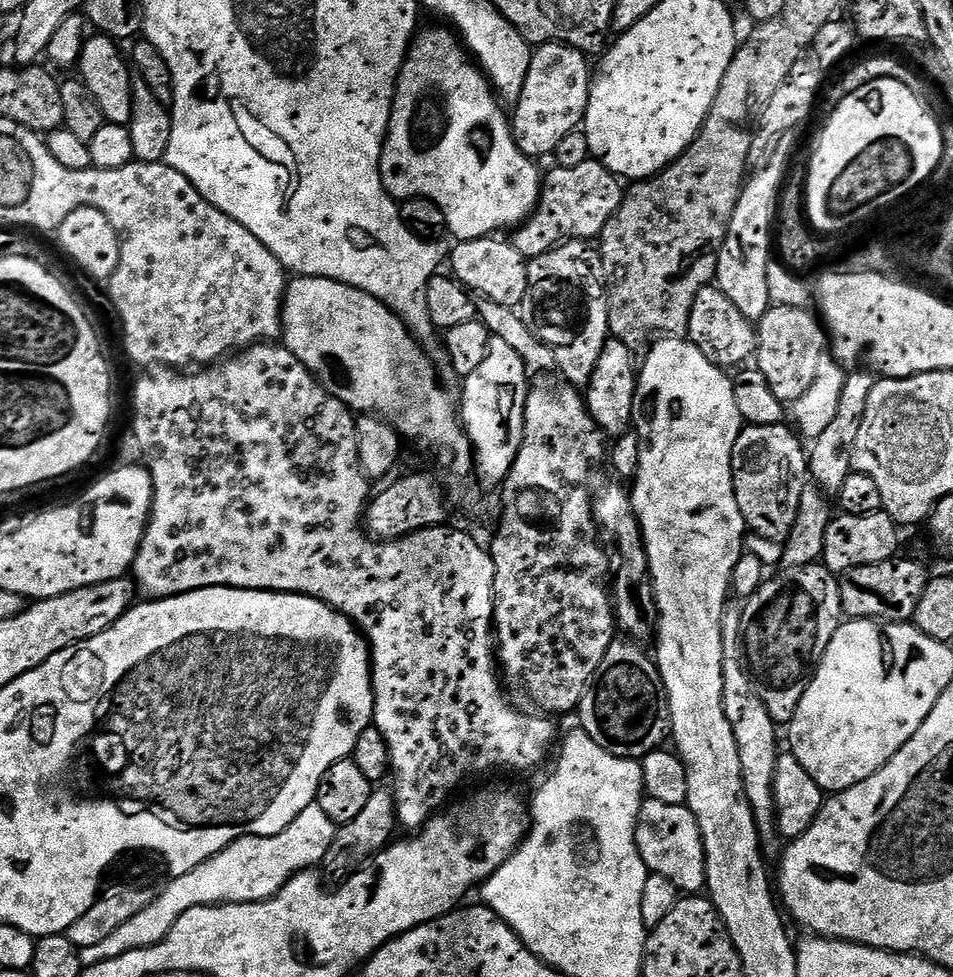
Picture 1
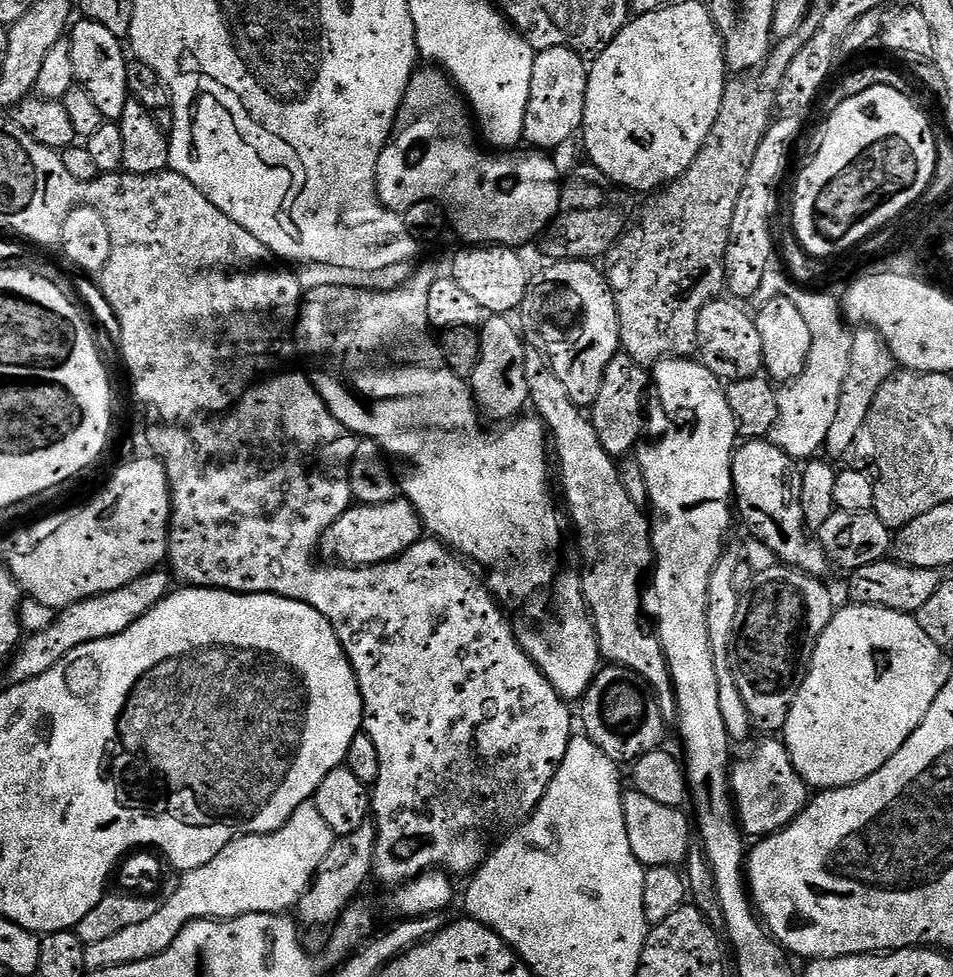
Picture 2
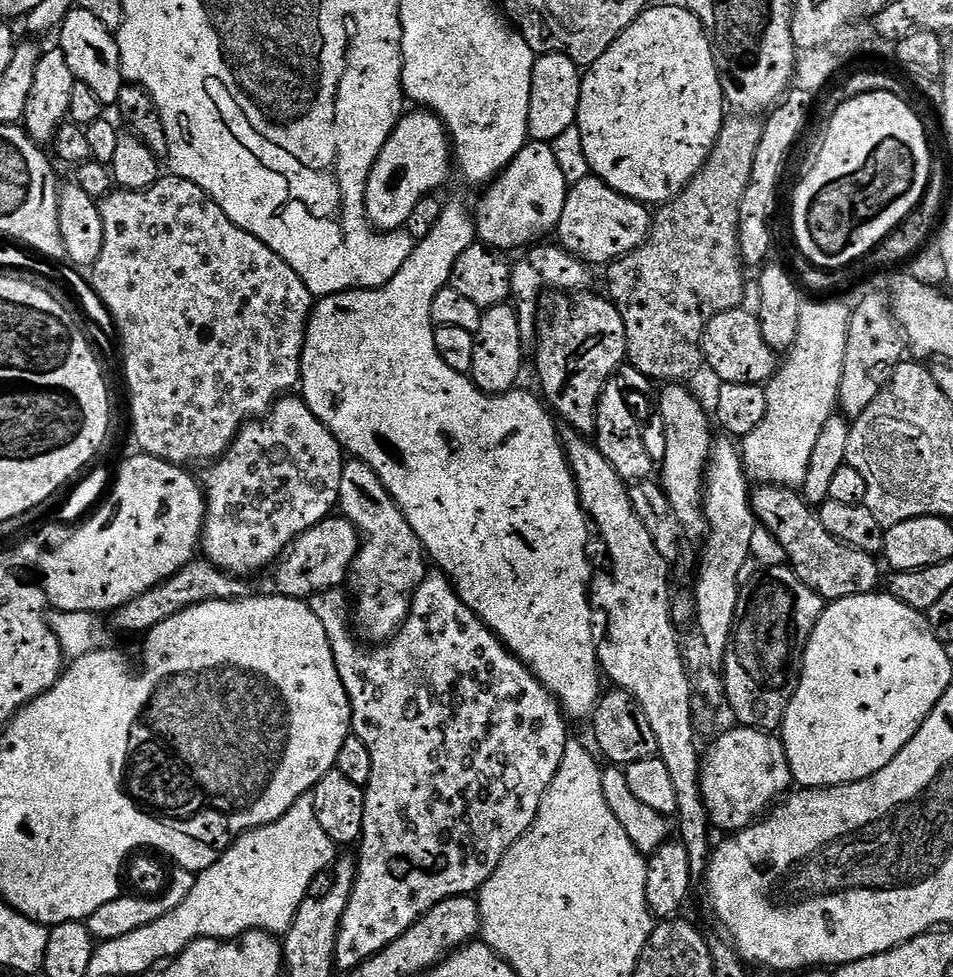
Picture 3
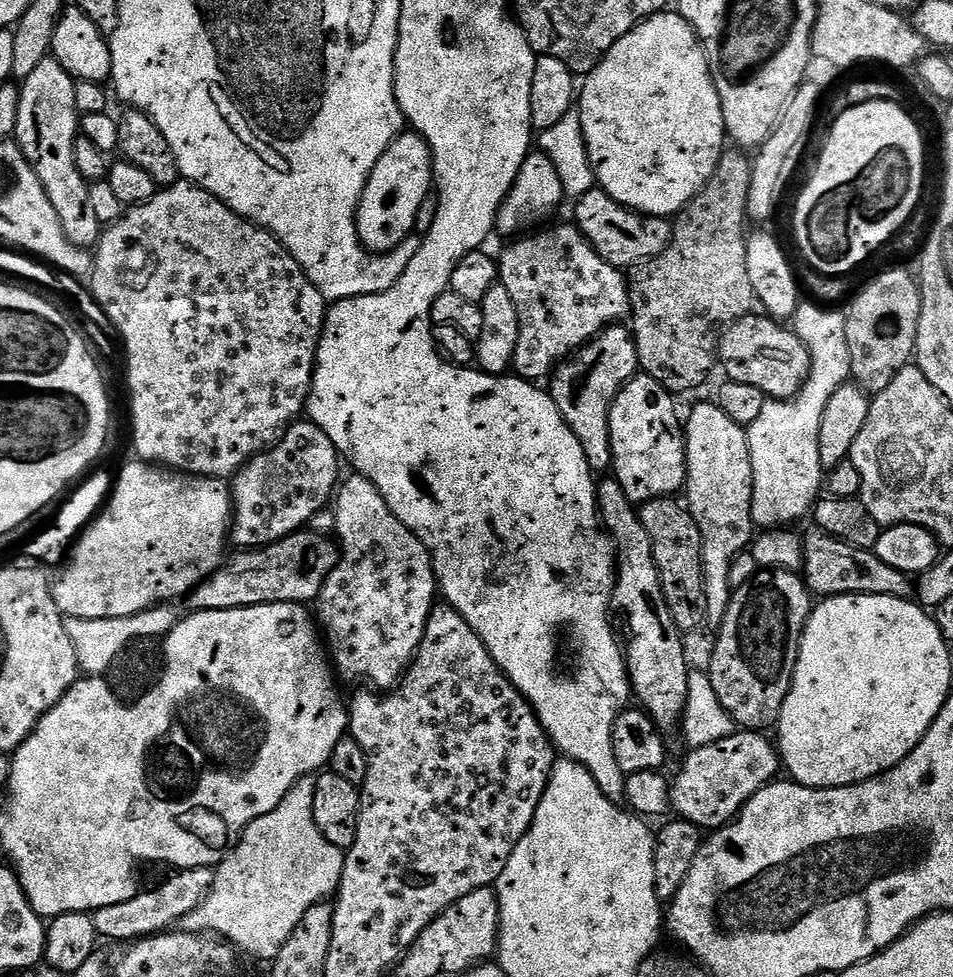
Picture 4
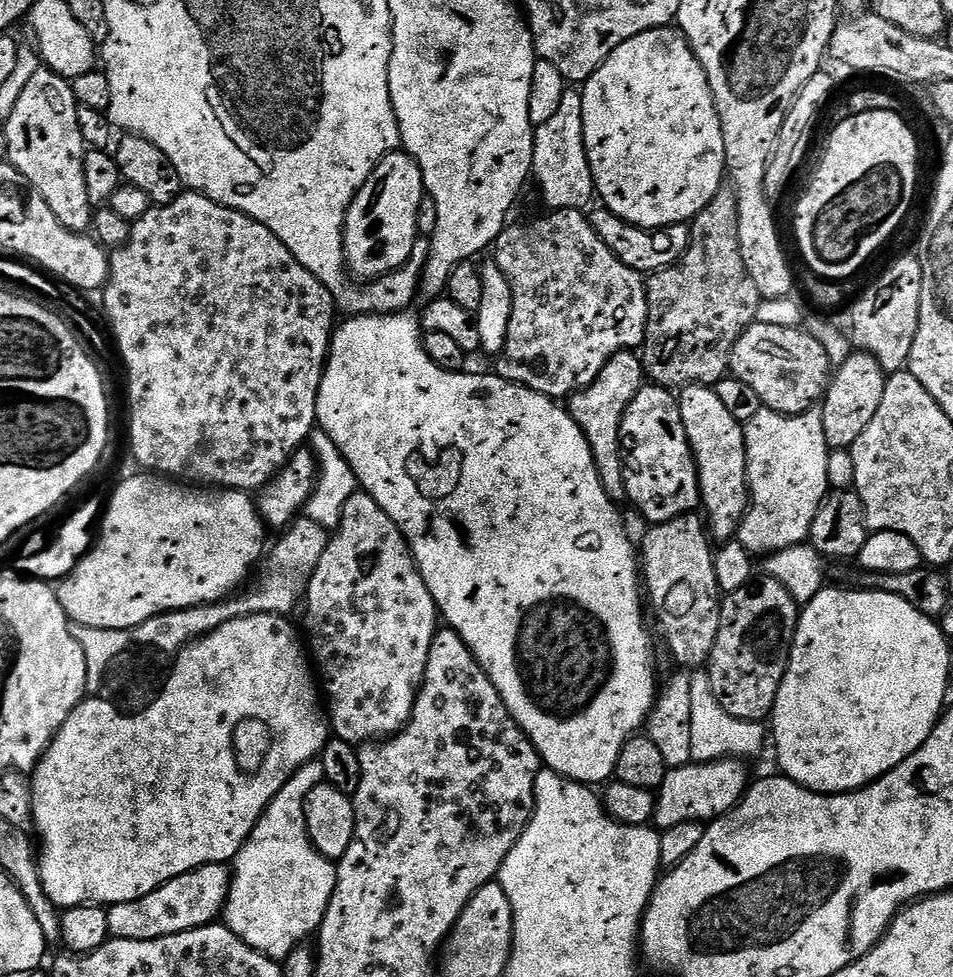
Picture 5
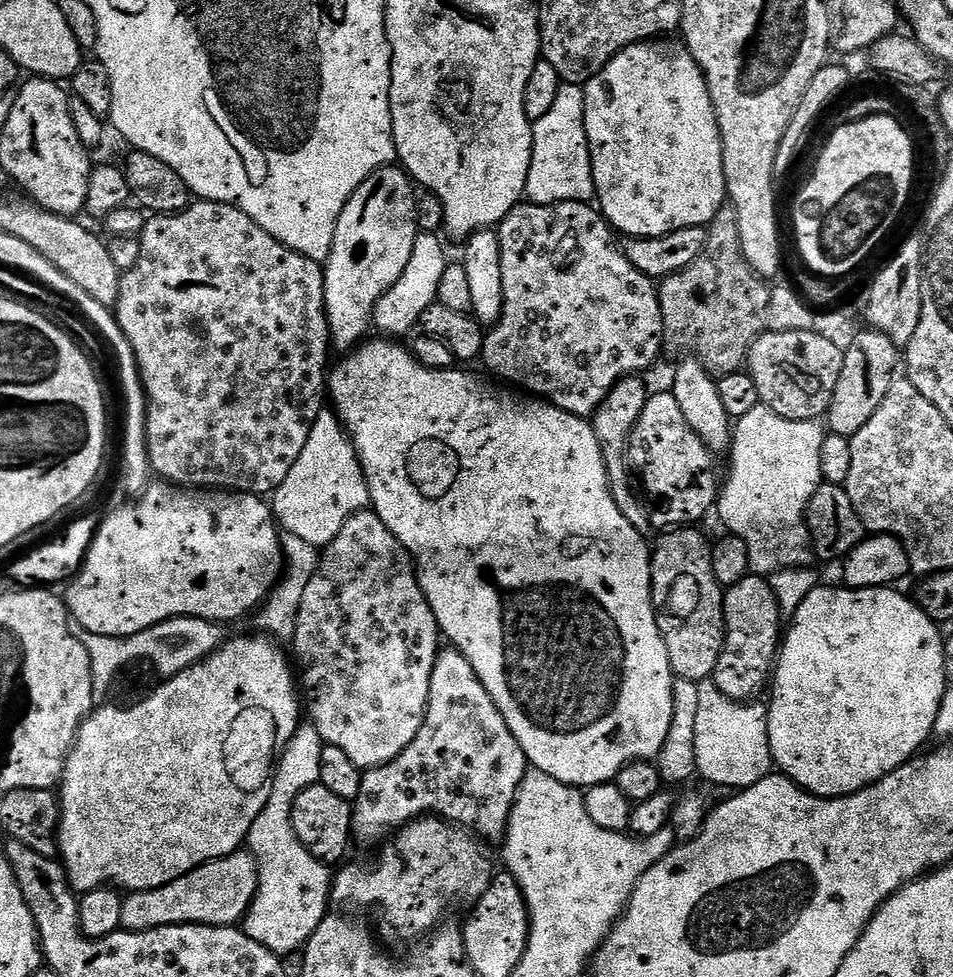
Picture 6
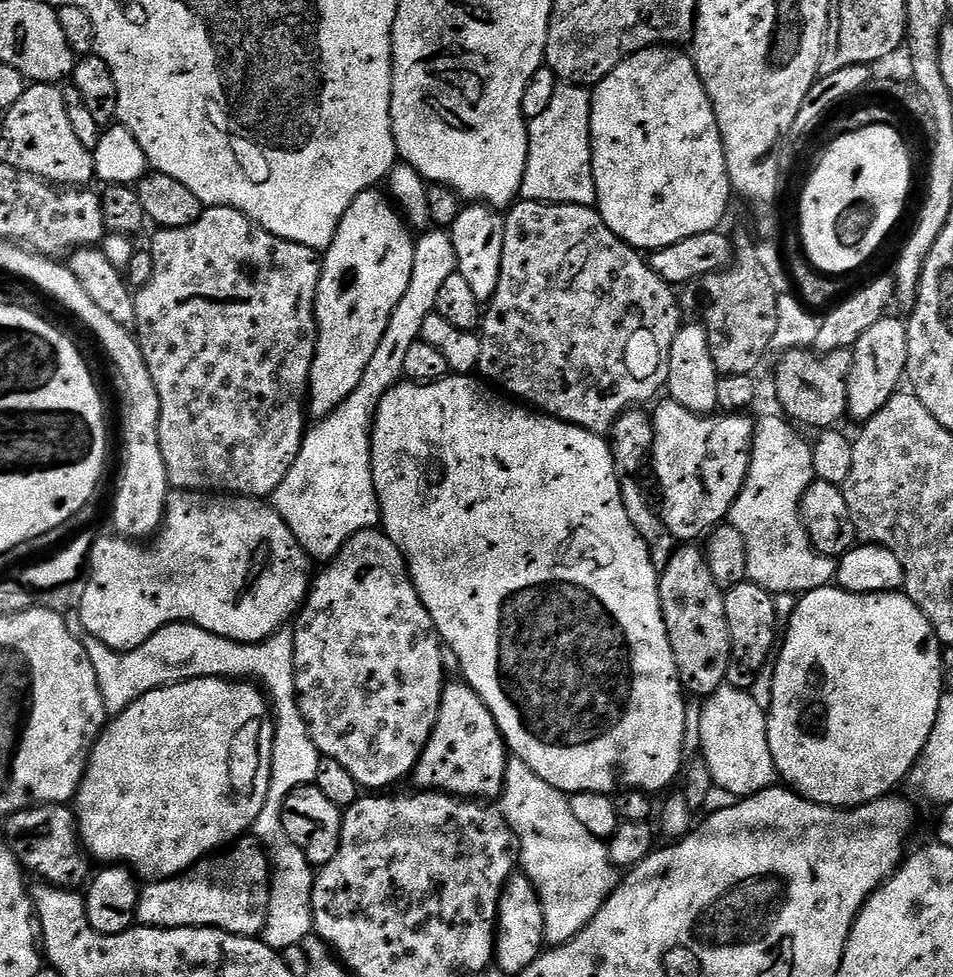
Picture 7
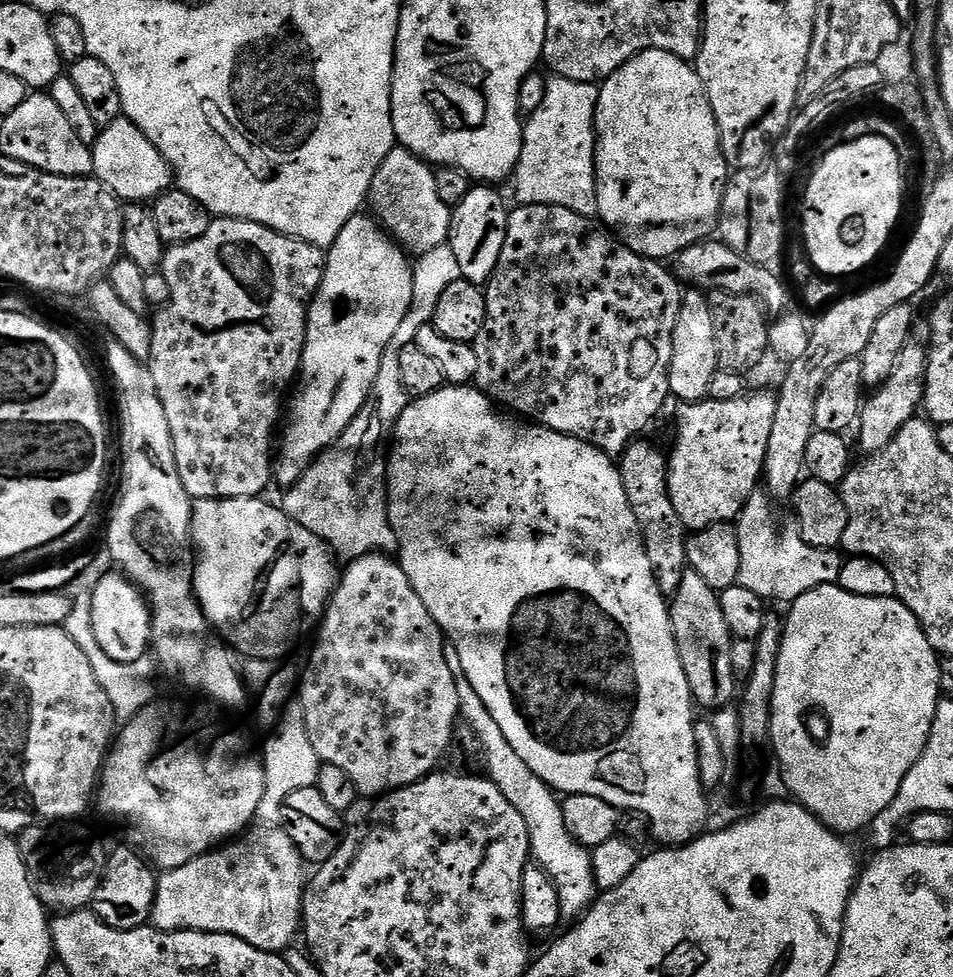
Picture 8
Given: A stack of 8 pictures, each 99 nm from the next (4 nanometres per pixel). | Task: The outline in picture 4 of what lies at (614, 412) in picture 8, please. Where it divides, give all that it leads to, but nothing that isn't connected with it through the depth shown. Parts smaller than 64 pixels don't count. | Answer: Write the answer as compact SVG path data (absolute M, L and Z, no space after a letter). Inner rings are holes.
M560 224L557 228L545 227L540 230L545 232L525 235L509 243L512 245L498 256L499 283L510 290L514 310L518 310L518 342L514 346L511 371L521 380L547 381L559 365L589 344L599 332L619 325L623 321L620 319L623 316L625 319L632 311L625 273L603 260L579 228L568 224Z

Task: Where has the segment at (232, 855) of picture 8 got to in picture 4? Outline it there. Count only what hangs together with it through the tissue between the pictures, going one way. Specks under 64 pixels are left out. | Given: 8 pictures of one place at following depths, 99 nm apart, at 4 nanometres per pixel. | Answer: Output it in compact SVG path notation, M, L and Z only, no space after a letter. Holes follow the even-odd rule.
M185 868L172 875L176 876L170 877L165 884L160 884L149 892L137 891L136 896L126 902L114 902L114 906L102 906L97 912L91 913L97 937L135 942L167 933L173 926L179 925L186 914L193 912L212 891L212 868Z

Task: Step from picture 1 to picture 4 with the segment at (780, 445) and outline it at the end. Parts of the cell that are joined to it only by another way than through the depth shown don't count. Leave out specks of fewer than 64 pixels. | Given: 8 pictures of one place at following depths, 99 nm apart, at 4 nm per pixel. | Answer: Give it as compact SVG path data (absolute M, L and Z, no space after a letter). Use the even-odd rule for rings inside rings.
M812 530L809 536L803 537L802 579L816 598L889 596L912 600L914 596L914 580L911 575L902 570L894 570L882 562L871 548L855 548L819 530Z

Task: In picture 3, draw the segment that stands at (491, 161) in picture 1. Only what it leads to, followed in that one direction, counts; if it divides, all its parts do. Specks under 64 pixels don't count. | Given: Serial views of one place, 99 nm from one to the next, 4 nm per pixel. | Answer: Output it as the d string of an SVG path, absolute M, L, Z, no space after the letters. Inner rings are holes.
M412 110L401 115L396 122L396 128L390 134L386 146L382 146L382 154L374 162L370 170L370 178L366 182L366 210L368 221L373 229L382 232L394 232L403 229L407 225L410 213L414 206L422 202L424 196L433 195L448 180L448 171L453 171L454 157L452 146L448 139L448 132L444 128L444 121L439 120L433 112L427 110ZM532 140L483 189L484 197L474 207L477 237L493 250L524 250L543 241L544 232L555 233L562 218L562 206L566 206L569 187L566 178L562 178L562 169L554 158L551 143Z

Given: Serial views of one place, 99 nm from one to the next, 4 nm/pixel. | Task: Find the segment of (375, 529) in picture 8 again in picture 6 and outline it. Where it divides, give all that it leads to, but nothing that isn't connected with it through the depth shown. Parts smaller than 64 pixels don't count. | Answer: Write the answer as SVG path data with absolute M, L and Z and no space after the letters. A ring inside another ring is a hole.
M432 238L429 244L421 243L412 255L412 261L406 266L402 278L389 292L387 292L378 303L374 313L374 328L381 337L400 338L411 328L415 329L419 325L424 311L432 304L436 303L438 294L438 282L442 282L442 274L448 269L450 257L444 249L444 244L440 238ZM322 410L312 423L310 438L306 438L306 447L298 454L298 462L290 466L286 482L271 493L273 517L287 535L303 538L310 546L323 550L338 538L338 530L346 526L349 518L365 511L369 504L368 483L356 447L335 411Z

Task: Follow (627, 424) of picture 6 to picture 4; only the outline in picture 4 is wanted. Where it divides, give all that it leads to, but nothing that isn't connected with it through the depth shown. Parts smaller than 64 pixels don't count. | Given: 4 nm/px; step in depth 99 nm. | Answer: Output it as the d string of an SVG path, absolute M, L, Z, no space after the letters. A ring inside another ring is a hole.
M613 326L599 332L589 344L585 344L579 352L559 365L550 377L552 401L558 406L566 426L570 426L574 438L578 438L578 442L582 446L582 454L586 454L586 462L591 466L593 473L604 474L611 469L610 410L612 409L612 403L617 394L626 386L626 382L633 380L639 372L638 350L631 331L624 326Z

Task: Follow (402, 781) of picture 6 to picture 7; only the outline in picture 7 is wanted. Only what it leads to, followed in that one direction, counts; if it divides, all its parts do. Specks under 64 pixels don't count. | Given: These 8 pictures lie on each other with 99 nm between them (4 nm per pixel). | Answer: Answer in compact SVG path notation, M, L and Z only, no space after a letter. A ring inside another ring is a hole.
M463 679L453 680L456 680L453 684L451 681L444 685L436 725L411 774L411 783L416 783L417 789L426 792L446 792L449 796L461 798L499 797L504 790L506 766L510 759L508 745L504 743L504 735L500 733L494 722L494 714L490 714L480 695L470 685L464 683Z

